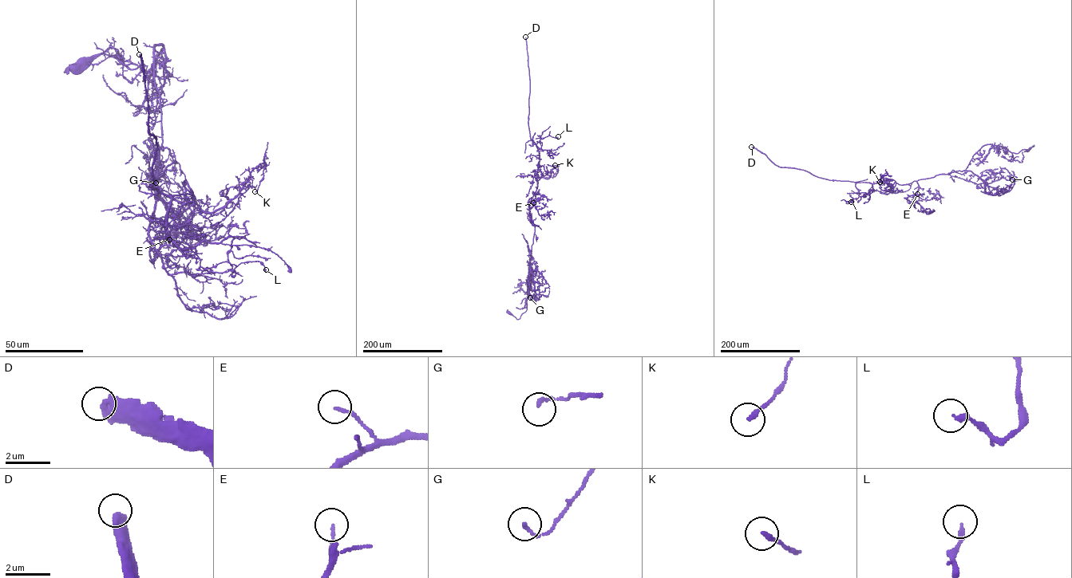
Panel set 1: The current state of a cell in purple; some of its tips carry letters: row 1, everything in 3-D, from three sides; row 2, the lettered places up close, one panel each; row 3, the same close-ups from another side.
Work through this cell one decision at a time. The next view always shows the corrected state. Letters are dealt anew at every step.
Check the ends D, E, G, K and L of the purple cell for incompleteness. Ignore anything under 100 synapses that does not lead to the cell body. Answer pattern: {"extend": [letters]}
{"extend": ["D"]}

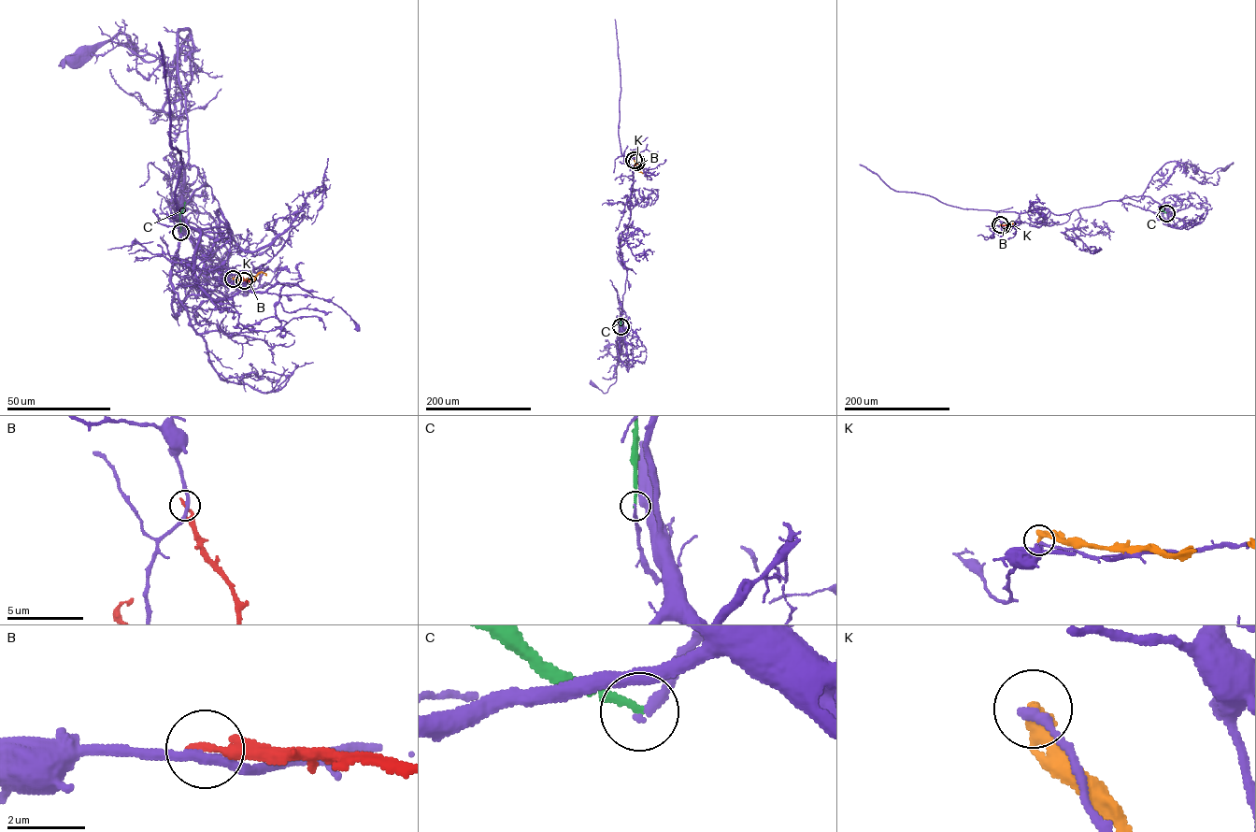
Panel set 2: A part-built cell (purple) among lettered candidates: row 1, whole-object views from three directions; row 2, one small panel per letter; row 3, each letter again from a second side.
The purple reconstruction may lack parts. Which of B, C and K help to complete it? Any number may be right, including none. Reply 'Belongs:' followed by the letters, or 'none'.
Belongs: none

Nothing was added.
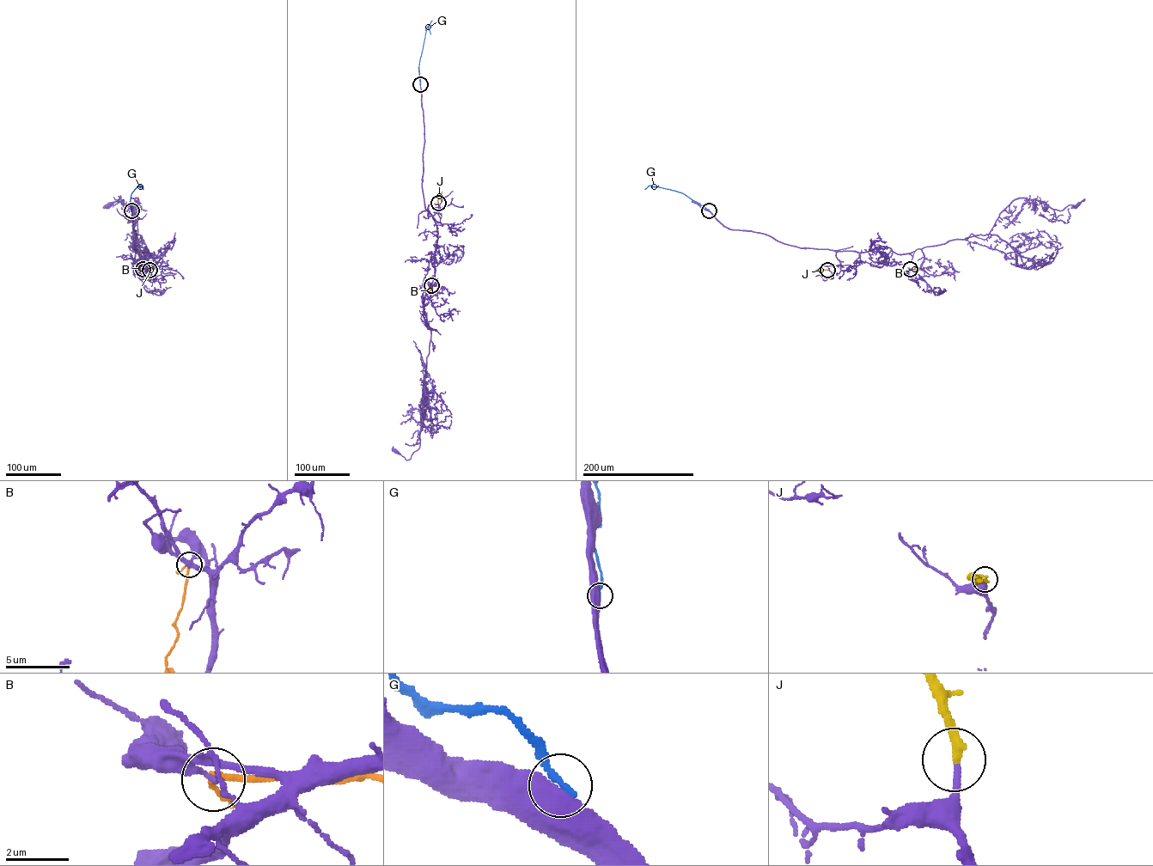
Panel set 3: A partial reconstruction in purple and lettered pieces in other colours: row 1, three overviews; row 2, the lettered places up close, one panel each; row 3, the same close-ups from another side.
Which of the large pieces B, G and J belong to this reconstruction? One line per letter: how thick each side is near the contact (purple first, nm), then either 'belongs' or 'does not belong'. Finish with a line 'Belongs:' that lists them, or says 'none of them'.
B: calibres 220 and 170 nm; does not belong
G: calibres 750 and 240 nm; does not belong
J: calibres 240 and 300 nm; belongs
Belongs: J

